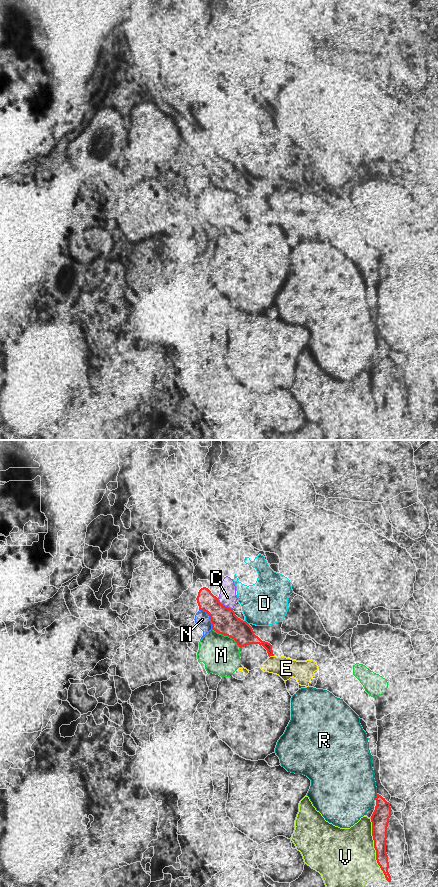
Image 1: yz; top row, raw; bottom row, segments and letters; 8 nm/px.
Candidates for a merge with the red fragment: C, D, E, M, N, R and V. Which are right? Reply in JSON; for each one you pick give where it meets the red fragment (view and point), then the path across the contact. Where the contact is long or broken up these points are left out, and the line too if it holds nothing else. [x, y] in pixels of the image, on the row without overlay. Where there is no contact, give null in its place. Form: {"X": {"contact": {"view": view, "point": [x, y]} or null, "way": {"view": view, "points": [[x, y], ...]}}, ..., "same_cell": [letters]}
{"same_cell": []}

